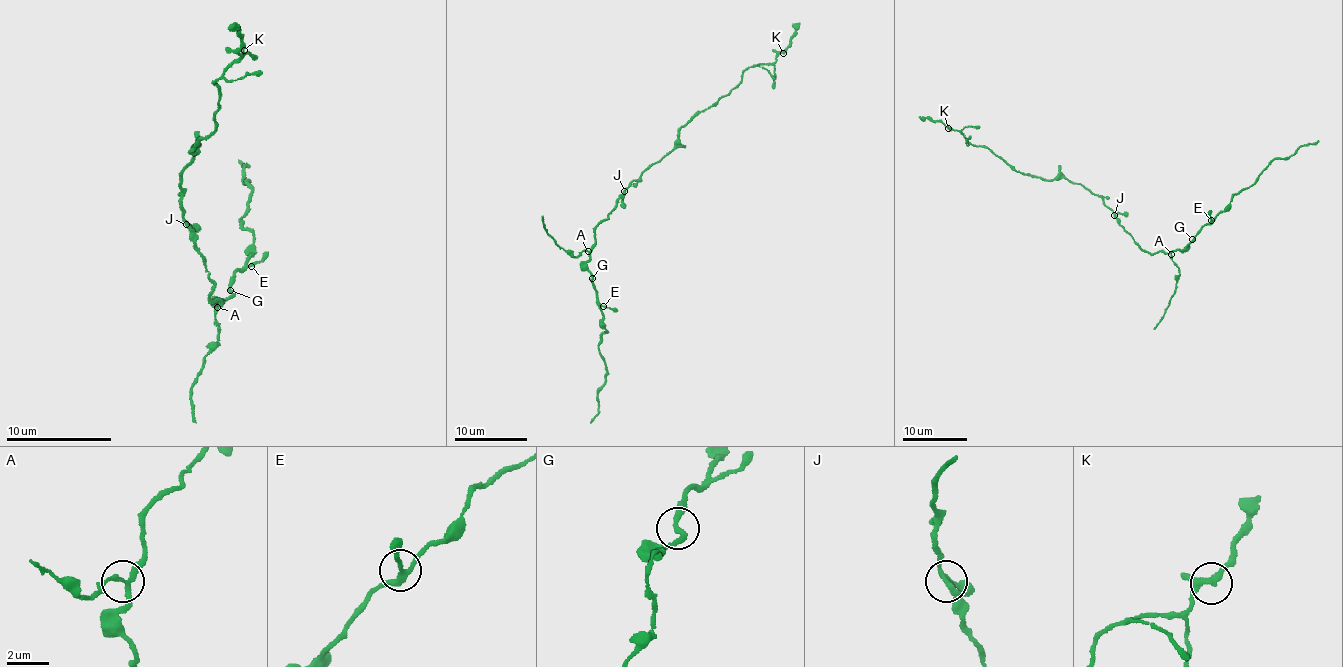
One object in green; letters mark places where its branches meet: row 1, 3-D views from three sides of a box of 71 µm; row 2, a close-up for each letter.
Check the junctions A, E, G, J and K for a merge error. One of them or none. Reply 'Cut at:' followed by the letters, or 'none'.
Cut at: A

